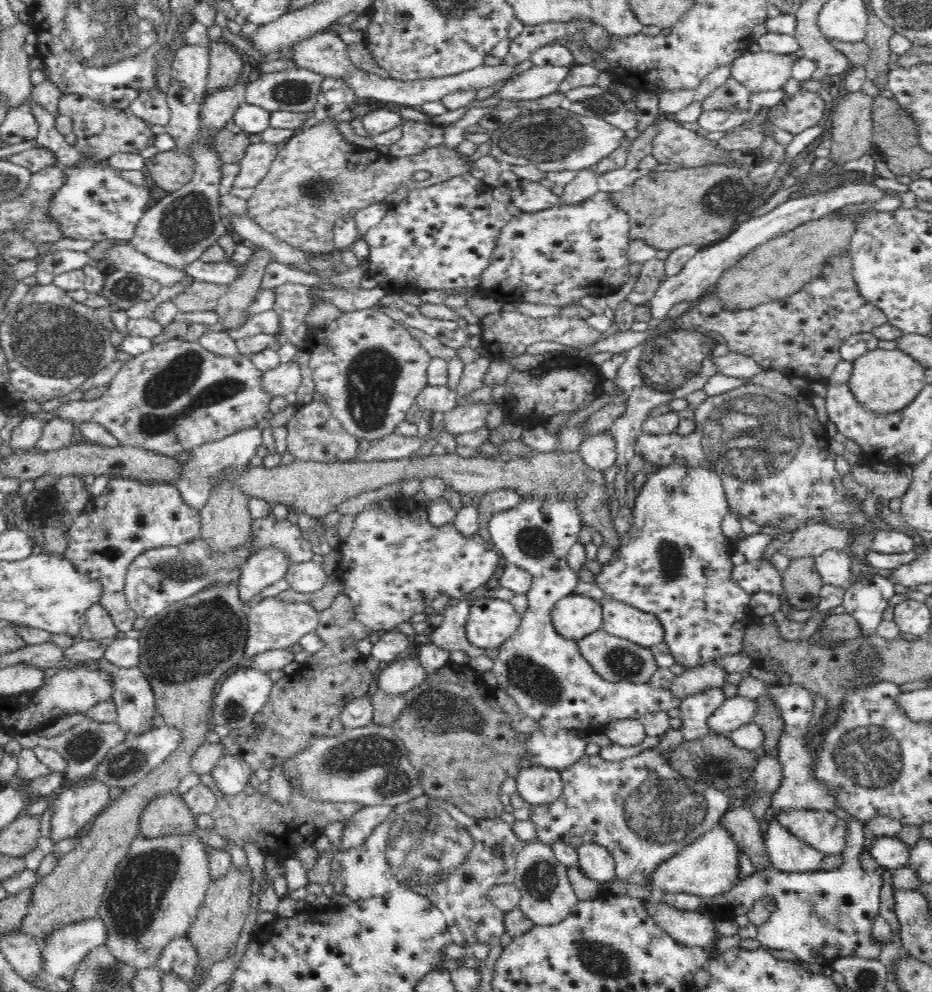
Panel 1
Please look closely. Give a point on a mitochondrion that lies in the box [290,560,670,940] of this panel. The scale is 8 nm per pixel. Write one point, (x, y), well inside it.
(429, 844)

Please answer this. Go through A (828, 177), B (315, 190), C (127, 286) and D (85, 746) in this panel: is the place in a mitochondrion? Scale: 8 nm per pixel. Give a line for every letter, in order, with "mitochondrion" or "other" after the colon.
A: mitochondrion
B: mitochondrion
C: mitochondrion
D: mitochondrion

